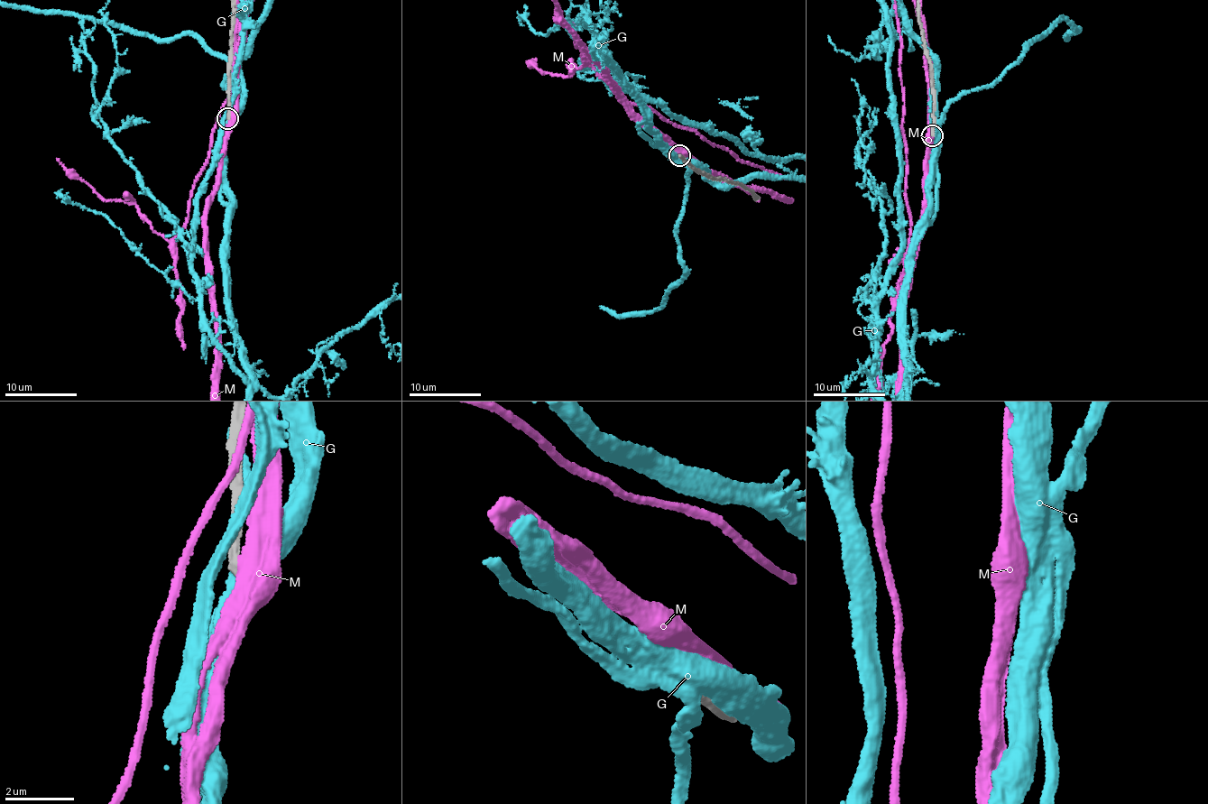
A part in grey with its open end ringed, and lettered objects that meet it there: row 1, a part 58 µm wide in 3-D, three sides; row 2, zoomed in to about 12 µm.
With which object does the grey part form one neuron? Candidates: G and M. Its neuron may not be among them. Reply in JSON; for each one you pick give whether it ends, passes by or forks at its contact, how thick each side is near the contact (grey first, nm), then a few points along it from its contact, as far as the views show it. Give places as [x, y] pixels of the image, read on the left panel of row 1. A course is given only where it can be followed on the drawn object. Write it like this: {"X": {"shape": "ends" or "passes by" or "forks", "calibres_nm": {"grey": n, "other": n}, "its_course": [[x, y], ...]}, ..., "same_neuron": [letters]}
{"same_neuron": []}

